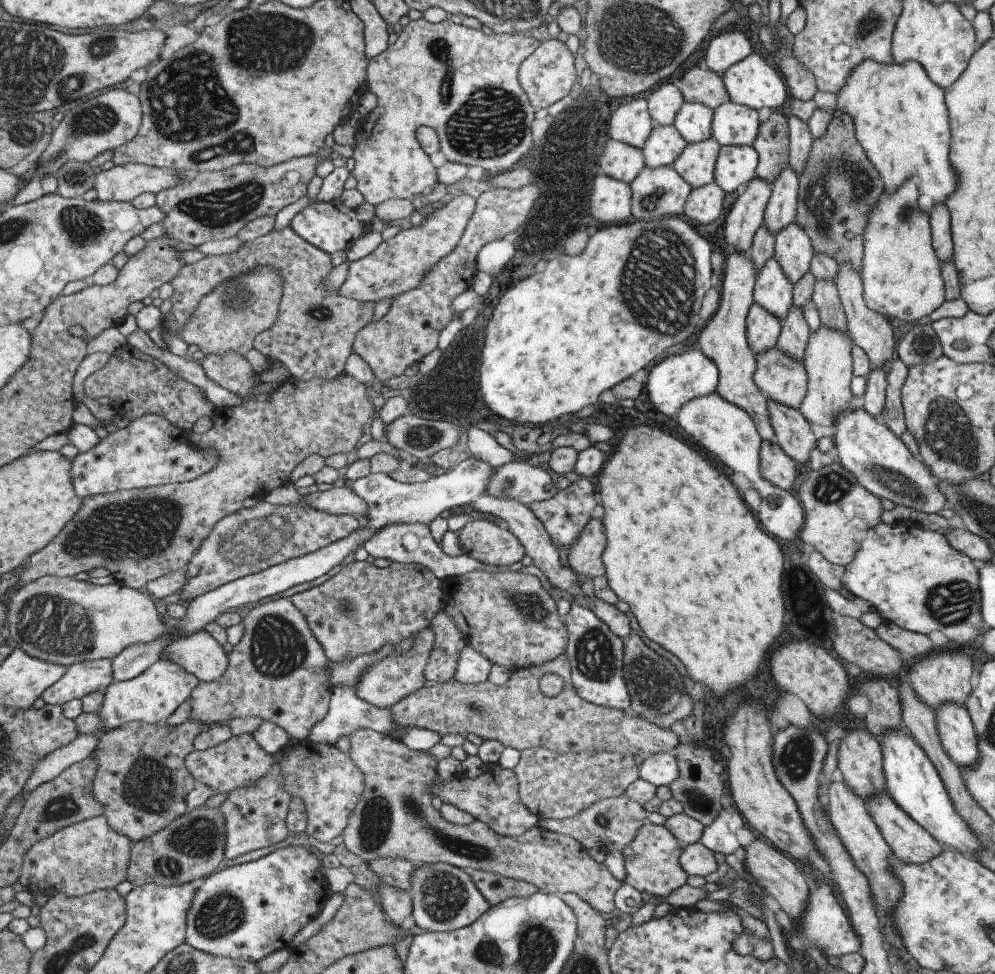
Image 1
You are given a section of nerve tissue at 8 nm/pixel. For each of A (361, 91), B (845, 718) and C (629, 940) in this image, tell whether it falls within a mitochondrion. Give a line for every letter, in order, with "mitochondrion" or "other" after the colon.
A: other
B: other
C: other

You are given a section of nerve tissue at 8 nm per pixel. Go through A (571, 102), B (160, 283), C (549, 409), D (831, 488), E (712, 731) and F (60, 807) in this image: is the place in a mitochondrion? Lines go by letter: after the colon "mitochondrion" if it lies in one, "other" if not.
A: other
B: other
C: other
D: mitochondrion
E: other
F: mitochondrion

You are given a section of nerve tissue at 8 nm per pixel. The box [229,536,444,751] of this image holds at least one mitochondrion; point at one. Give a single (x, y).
(277, 648)

